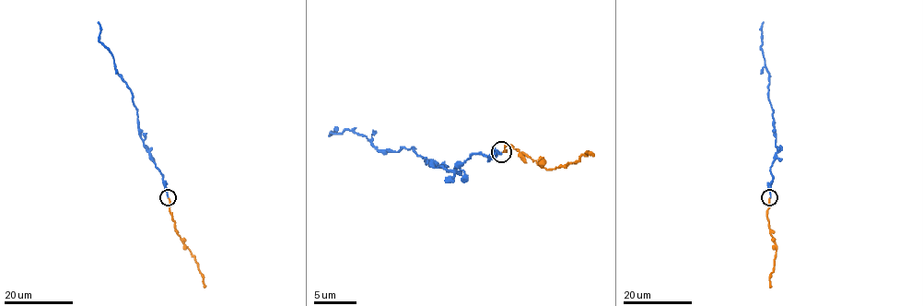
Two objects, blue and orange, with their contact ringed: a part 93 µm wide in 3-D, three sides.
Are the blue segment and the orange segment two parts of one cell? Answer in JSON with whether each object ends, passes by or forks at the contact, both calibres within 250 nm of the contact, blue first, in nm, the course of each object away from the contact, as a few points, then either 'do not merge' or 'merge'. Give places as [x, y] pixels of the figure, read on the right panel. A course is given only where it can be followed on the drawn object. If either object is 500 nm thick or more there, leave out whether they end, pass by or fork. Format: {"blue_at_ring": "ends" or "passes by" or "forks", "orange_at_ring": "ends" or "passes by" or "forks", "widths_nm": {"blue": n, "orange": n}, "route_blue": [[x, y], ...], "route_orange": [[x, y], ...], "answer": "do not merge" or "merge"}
{"blue_at_ring": "ends", "orange_at_ring": "ends", "widths_nm": {"blue": 150, "orange": 140}, "route_blue": [[769, 198], [773, 175], [770, 167], [776, 147], [773, 109], [768, 100], [769, 74], [761, 48], [764, 21]], "route_orange": [[769, 198], [766, 218], [776, 247], [774, 271], [769, 278], [771, 287]], "answer": "merge"}

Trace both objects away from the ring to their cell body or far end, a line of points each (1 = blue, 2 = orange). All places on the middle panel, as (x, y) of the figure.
1: (502, 151), (489, 159), (474, 153), (447, 170), (414, 149), (379, 151), (350, 130), (329, 136)
2: (502, 151), (510, 145), (546, 168), (561, 168), (578, 162), (588, 151), (592, 156)

